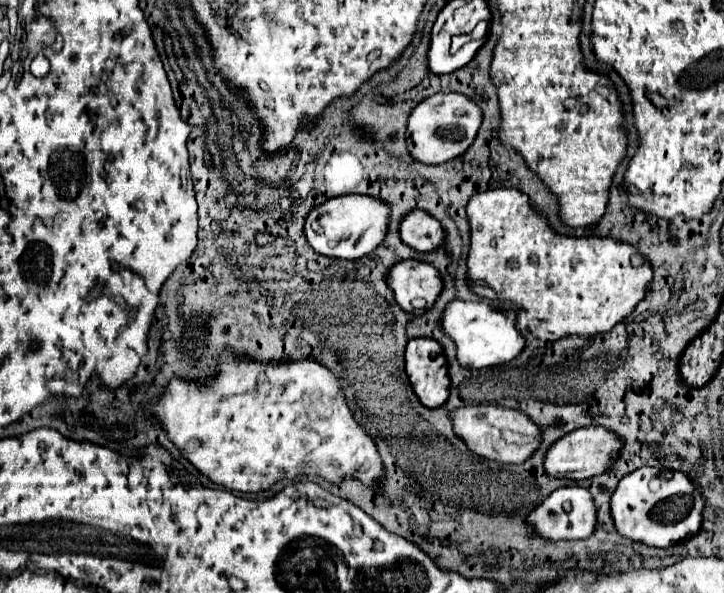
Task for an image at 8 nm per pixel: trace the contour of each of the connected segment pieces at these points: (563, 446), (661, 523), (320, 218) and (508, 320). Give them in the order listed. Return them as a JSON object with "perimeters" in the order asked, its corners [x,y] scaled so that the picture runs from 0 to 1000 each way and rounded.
{"perimeters":[[[[808,720],[789,727],[786,734],[769,740],[756,757],[750,774],[753,798],[764,808],[791,808],[791,811],[814,808],[836,794],[836,788],[841,788],[841,774],[847,774],[847,761],[852,761],[852,754],[858,754],[852,747],[852,737],[841,734],[841,727],[833,727],[833,720]]],[[[885,788],[863,801],[844,835],[844,868],[858,906],[896,922],[930,922],[932,916],[957,906],[968,889],[968,862],[974,841],[938,794],[907,788]]],[[[471,329],[432,349],[421,369],[419,390],[438,427],[468,437],[496,437],[510,430],[526,410],[535,390],[535,373],[537,349],[529,339],[510,329]]],[[[623,508],[609,531],[612,562],[628,578],[631,609],[645,622],[664,622],[678,616],[695,616],[714,602],[725,582],[722,568],[711,555],[711,528],[689,524],[673,511],[653,508]]]]}

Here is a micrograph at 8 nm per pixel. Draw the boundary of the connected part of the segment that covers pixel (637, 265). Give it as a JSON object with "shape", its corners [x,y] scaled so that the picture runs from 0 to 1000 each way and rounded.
{"shape":[[[681,319],[656,325],[645,349],[651,383],[651,420],[645,433],[645,467],[653,470],[653,494],[698,508],[706,521],[717,518],[717,562],[733,575],[767,575],[780,565],[822,565],[841,558],[863,538],[874,518],[891,501],[891,487],[902,470],[899,444],[872,413],[841,400],[780,400],[769,396],[750,363],[731,349],[725,325],[714,319]]]}

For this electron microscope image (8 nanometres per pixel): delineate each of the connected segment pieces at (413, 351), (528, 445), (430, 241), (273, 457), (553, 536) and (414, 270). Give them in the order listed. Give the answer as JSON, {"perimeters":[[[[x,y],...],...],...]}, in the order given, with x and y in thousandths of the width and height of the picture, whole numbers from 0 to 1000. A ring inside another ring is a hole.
{"perimeters":[[[[565,572],[559,589],[559,626],[573,666],[587,686],[606,686],[620,669],[615,599],[598,572]]],[[[662,683],[631,690],[620,696],[620,703],[626,707],[623,713],[628,734],[642,744],[648,761],[686,781],[722,781],[747,747],[747,730],[742,727],[742,720],[736,720],[736,710],[711,690]]],[[[579,352],[565,356],[554,369],[551,396],[554,396],[554,406],[562,410],[573,423],[598,423],[615,403],[615,393],[606,373]]],[[[314,592],[305,602],[302,632],[294,646],[267,653],[267,646],[239,639],[233,659],[228,659],[222,680],[211,686],[209,696],[222,707],[222,720],[228,720],[233,740],[250,757],[256,774],[261,774],[294,815],[319,828],[358,831],[360,825],[372,825],[388,804],[402,808],[419,798],[446,801],[457,815],[468,815],[474,804],[493,804],[512,821],[529,801],[521,754],[485,703],[465,639],[460,639],[452,619],[424,605],[377,619],[333,609]]],[[[775,821],[764,828],[747,852],[742,852],[725,875],[725,889],[747,906],[750,912],[794,912],[794,909],[811,909],[822,892],[822,848],[811,825],[805,821]],[[778,848],[789,848],[789,858],[780,862]]],[[[576,437],[548,440],[543,450],[537,450],[532,477],[543,491],[548,514],[562,528],[573,528],[573,504],[584,504],[593,521],[609,491],[606,457],[601,457],[598,447]]]]}

